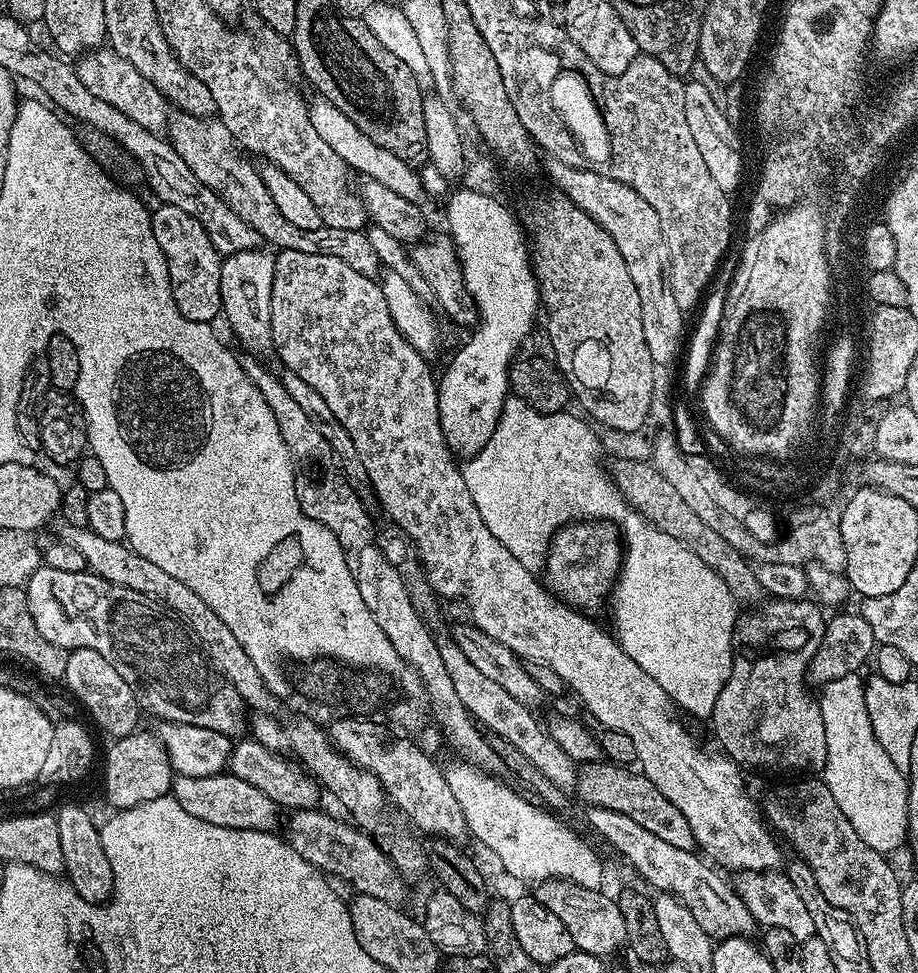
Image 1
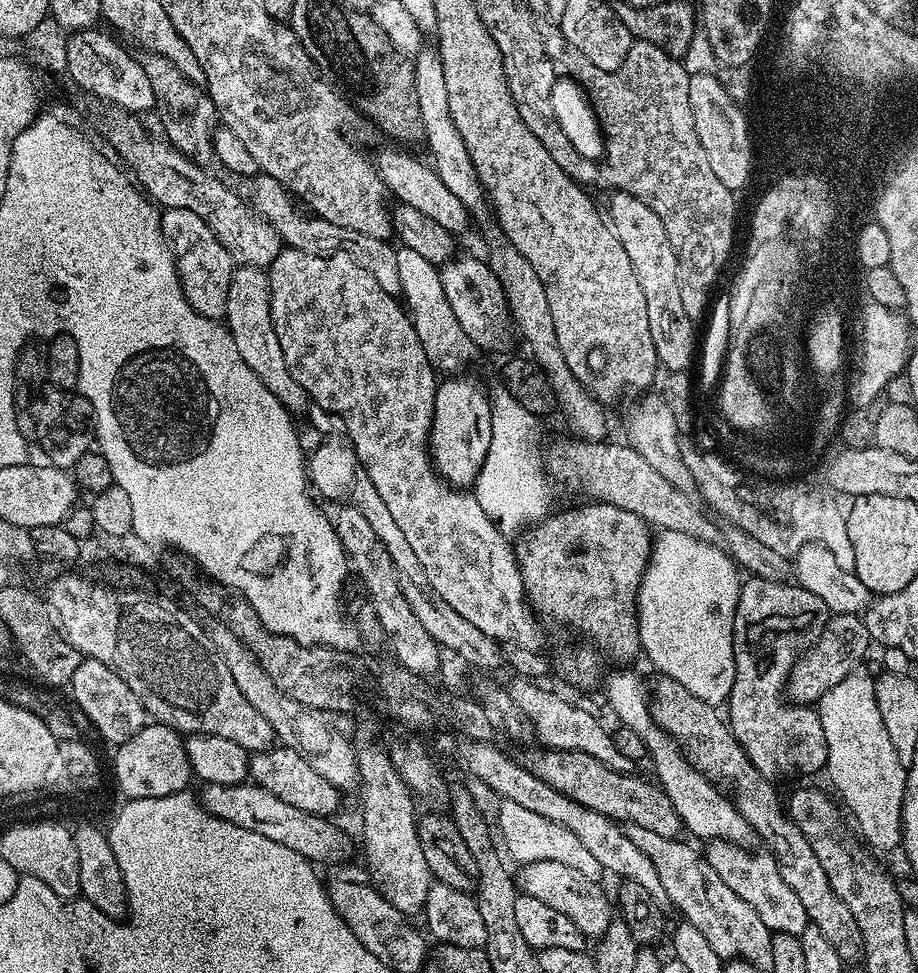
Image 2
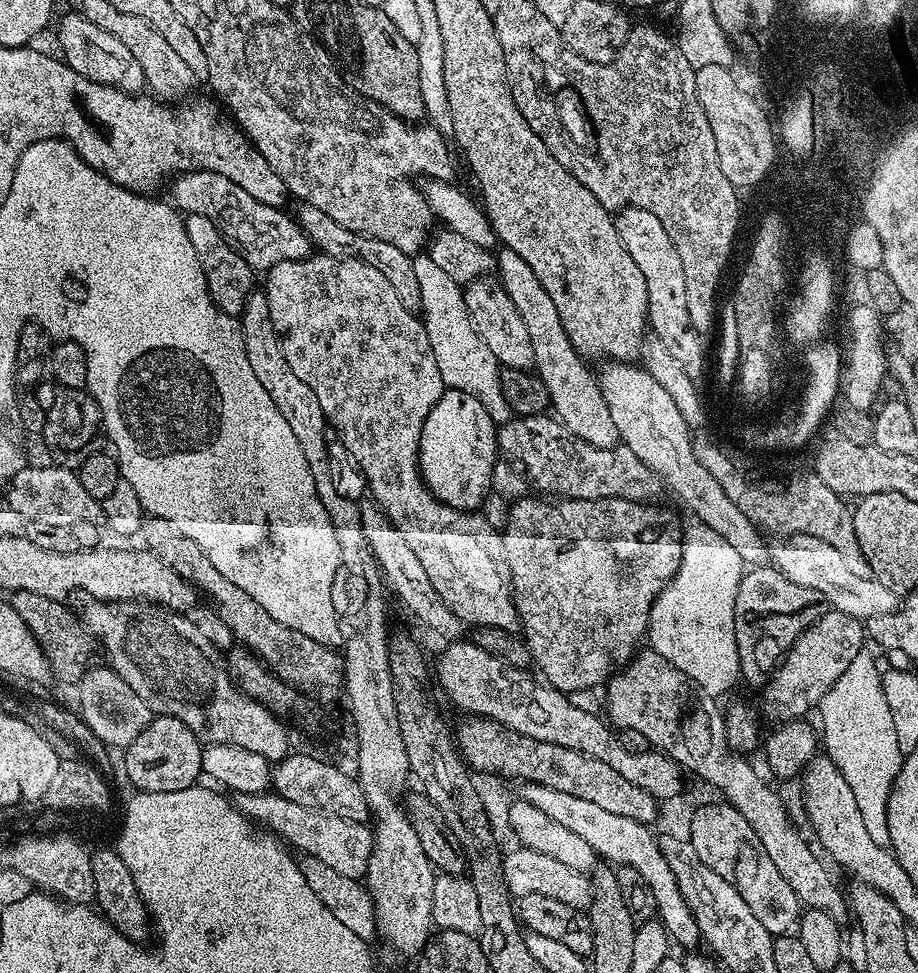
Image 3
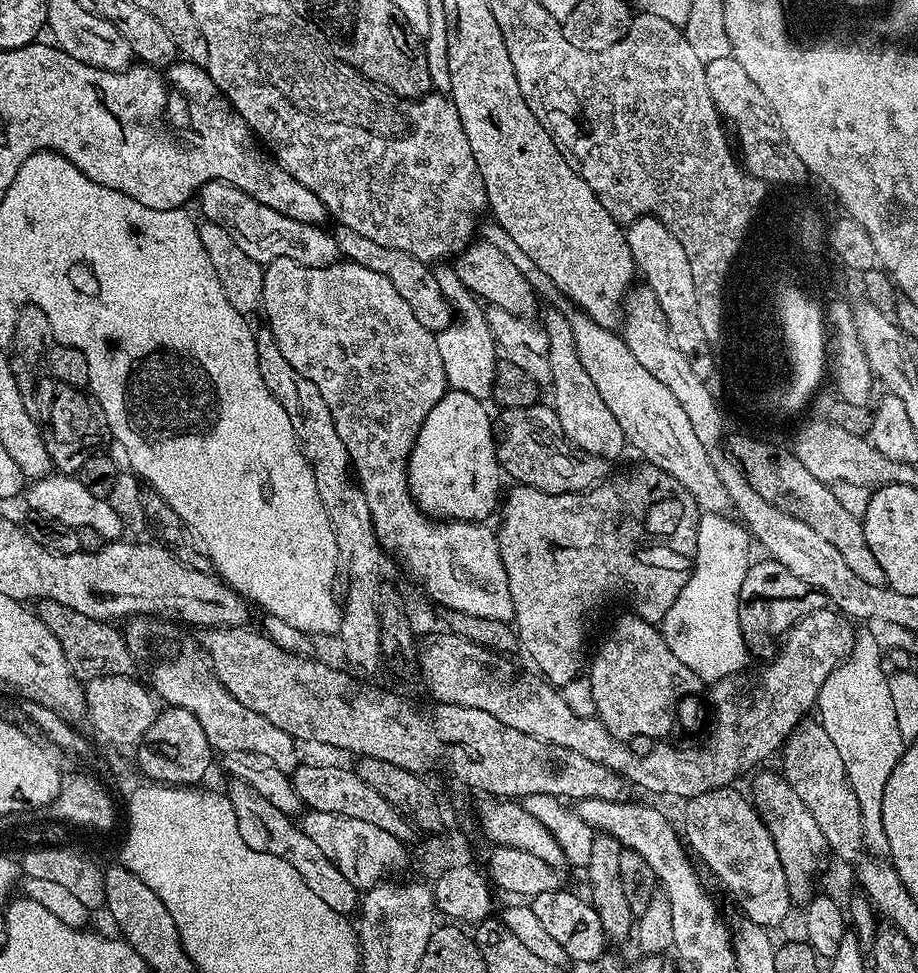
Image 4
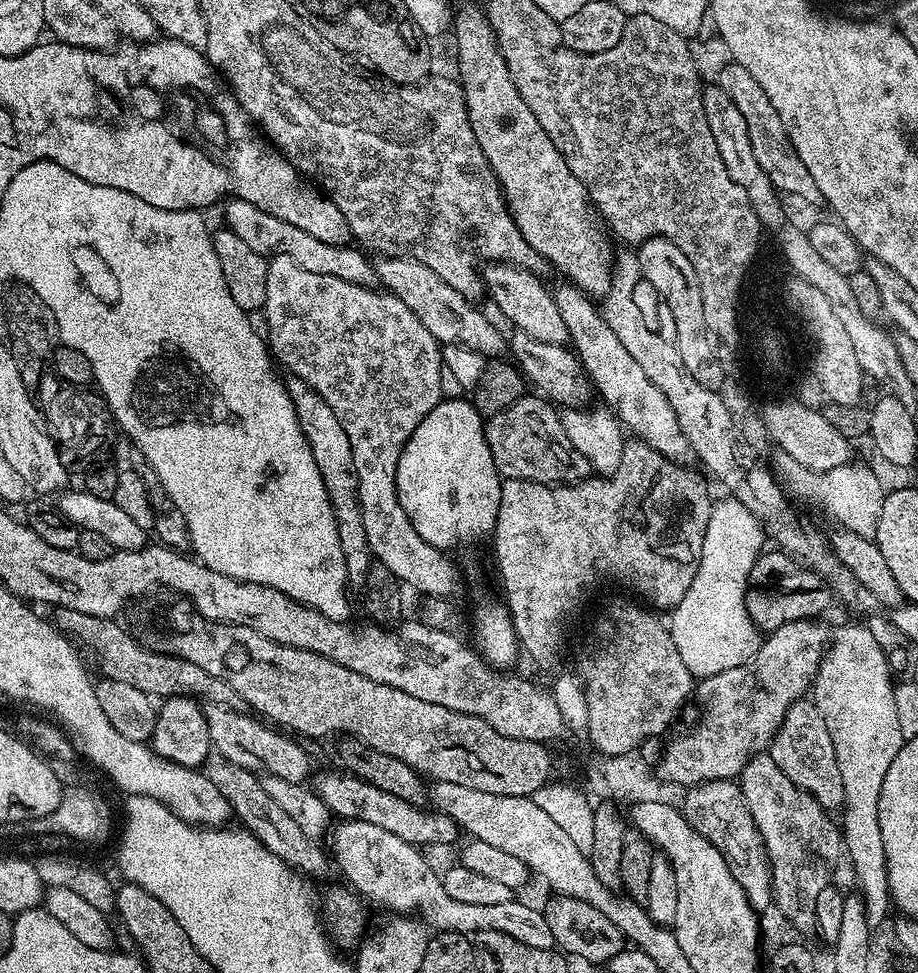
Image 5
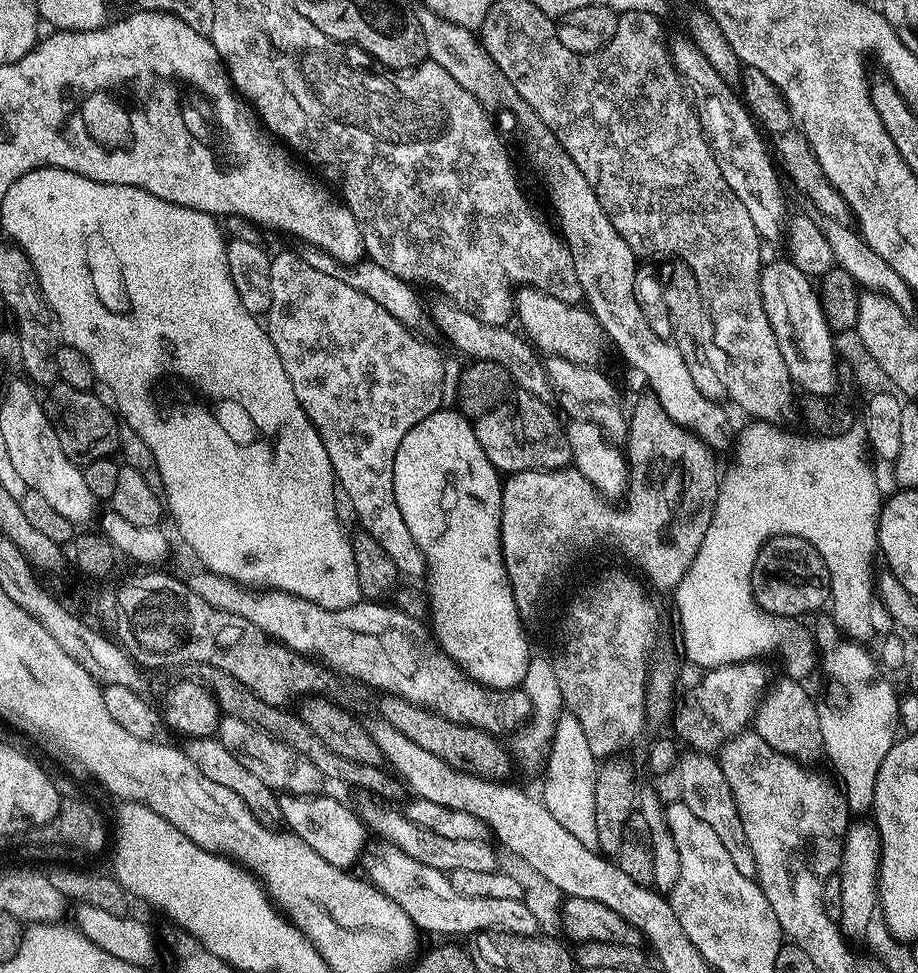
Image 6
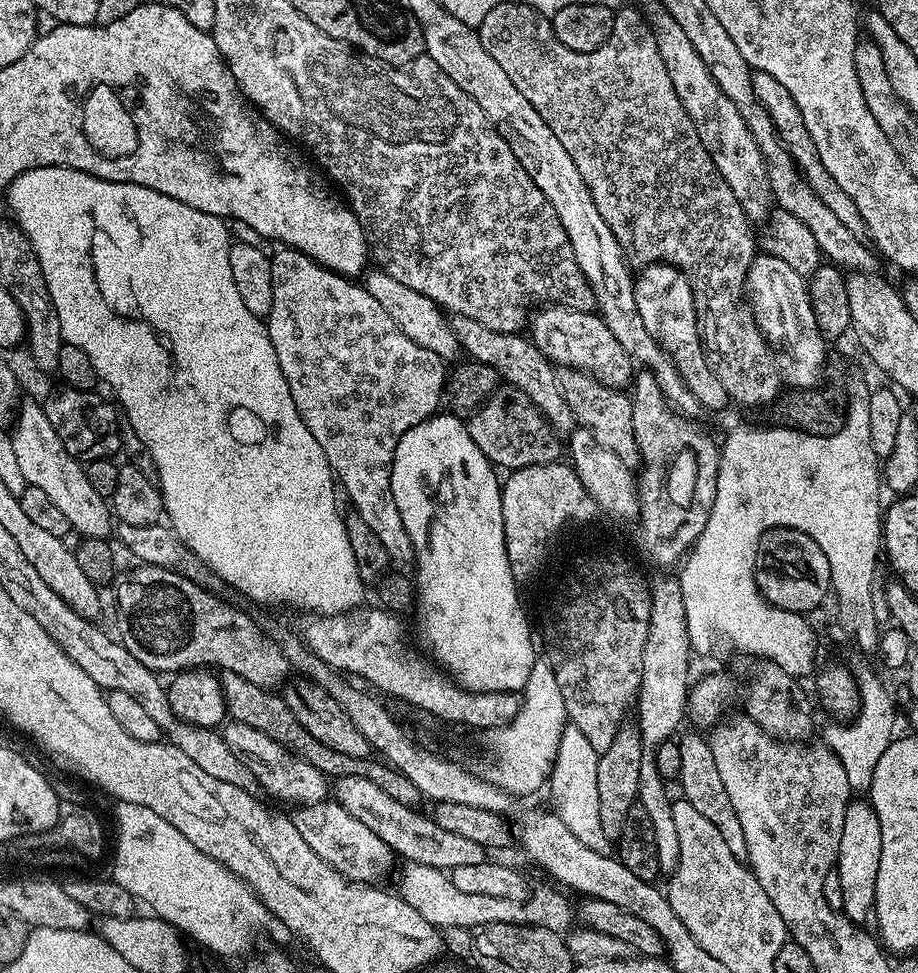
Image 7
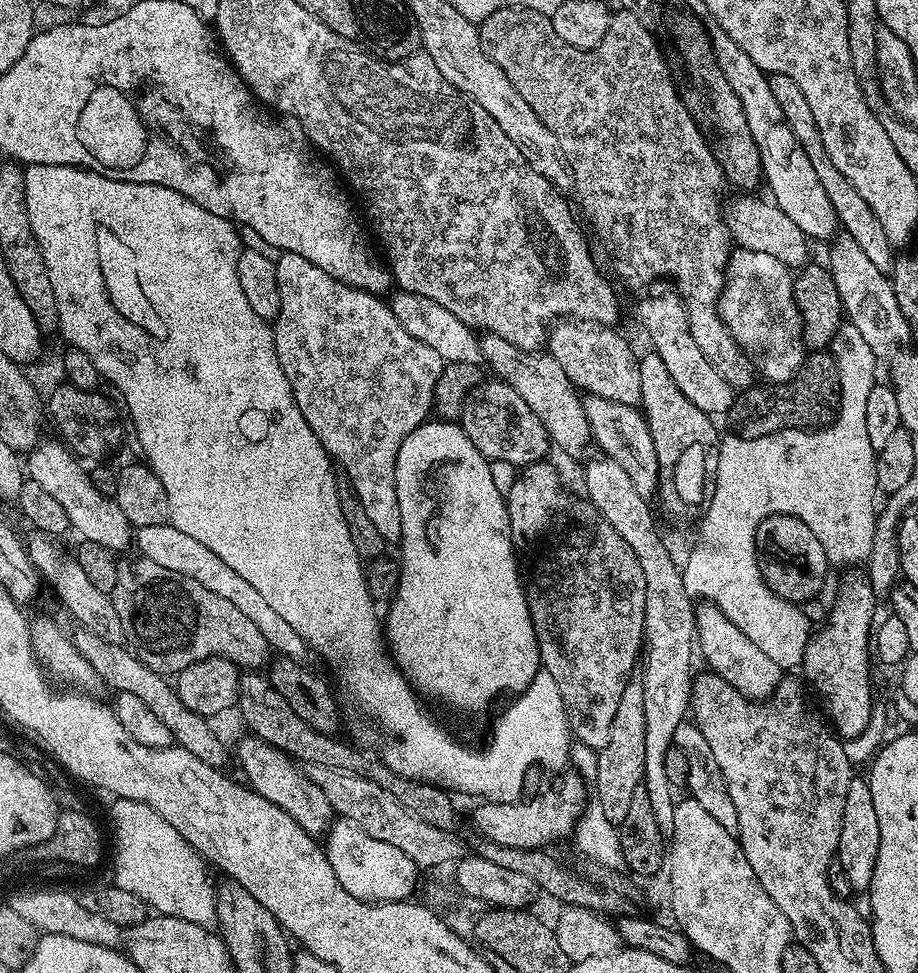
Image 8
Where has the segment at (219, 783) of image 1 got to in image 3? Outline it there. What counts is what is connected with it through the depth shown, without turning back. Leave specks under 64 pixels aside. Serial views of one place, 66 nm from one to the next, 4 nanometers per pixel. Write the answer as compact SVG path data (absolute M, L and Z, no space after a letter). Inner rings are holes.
M272 790L254 794L241 792L235 797L234 803L236 809L248 817L249 821L257 825L265 824L270 831L277 832L272 834L279 837L285 845L297 844L301 853L318 858L318 862L326 862L326 866L338 870L338 874L360 880L367 873L374 835L367 823L338 818L338 814L326 814L326 810L310 810L310 806L297 806L294 802L277 796Z

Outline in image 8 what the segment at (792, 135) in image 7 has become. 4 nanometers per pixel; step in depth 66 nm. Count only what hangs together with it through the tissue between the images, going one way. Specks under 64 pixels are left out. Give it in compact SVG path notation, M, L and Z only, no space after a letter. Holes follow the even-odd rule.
M771 73L768 76L770 90L774 90L774 98L778 98L778 106L782 106L782 114L786 114L786 122L792 128L792 133L806 150L806 155L810 158L811 165L814 166L815 173L818 174L818 180L822 188L826 190L826 197L839 220L839 225L846 231L846 234L858 242L863 253L874 262L878 270L891 273L894 263L894 246L886 238L886 230L882 230L882 222L870 210L866 198L854 190L854 186L838 170L838 166L830 163L830 154L826 154L826 146L822 146L822 134L818 134L818 126L814 122L814 114L810 110L810 102L806 102L806 94L798 88L798 82L794 78L786 78L786 74Z

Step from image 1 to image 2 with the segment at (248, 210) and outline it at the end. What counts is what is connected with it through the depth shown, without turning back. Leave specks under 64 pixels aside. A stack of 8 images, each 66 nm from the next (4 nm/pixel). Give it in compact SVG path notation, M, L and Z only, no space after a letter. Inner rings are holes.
M155 54L145 57L142 63L146 70L146 78L150 78L150 86L154 86L156 108L165 116L163 135L173 148L178 149L192 163L210 165L211 160L214 160L212 138L216 135L218 127L218 113L212 99L205 91L185 80L184 75L174 66L174 62ZM257 174L251 178L241 179L239 183L240 197L248 201L256 215L267 220L275 228L287 247L297 248L315 256L348 256L354 262L358 262L358 266L374 274L374 282L378 282L382 290L393 294L401 291L399 274L395 266L395 251L388 240L379 240L370 234L358 234L358 230L350 230L346 226L334 226L334 222L326 222L321 216L315 214L299 216L292 209L293 201L289 193L276 183L273 176Z

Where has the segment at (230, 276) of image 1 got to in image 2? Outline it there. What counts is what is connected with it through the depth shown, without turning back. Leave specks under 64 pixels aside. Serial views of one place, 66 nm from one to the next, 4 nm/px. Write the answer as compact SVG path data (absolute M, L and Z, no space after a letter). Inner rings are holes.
M240 266L233 272L228 291L226 327L234 338L234 346L238 346L238 354L242 354L246 366L250 366L254 374L258 374L262 386L266 386L270 394L278 397L289 412L303 413L310 401L306 390L302 390L302 386L294 382L294 374L290 374L290 366L286 366L282 346L278 343L270 306L270 282L265 269Z

